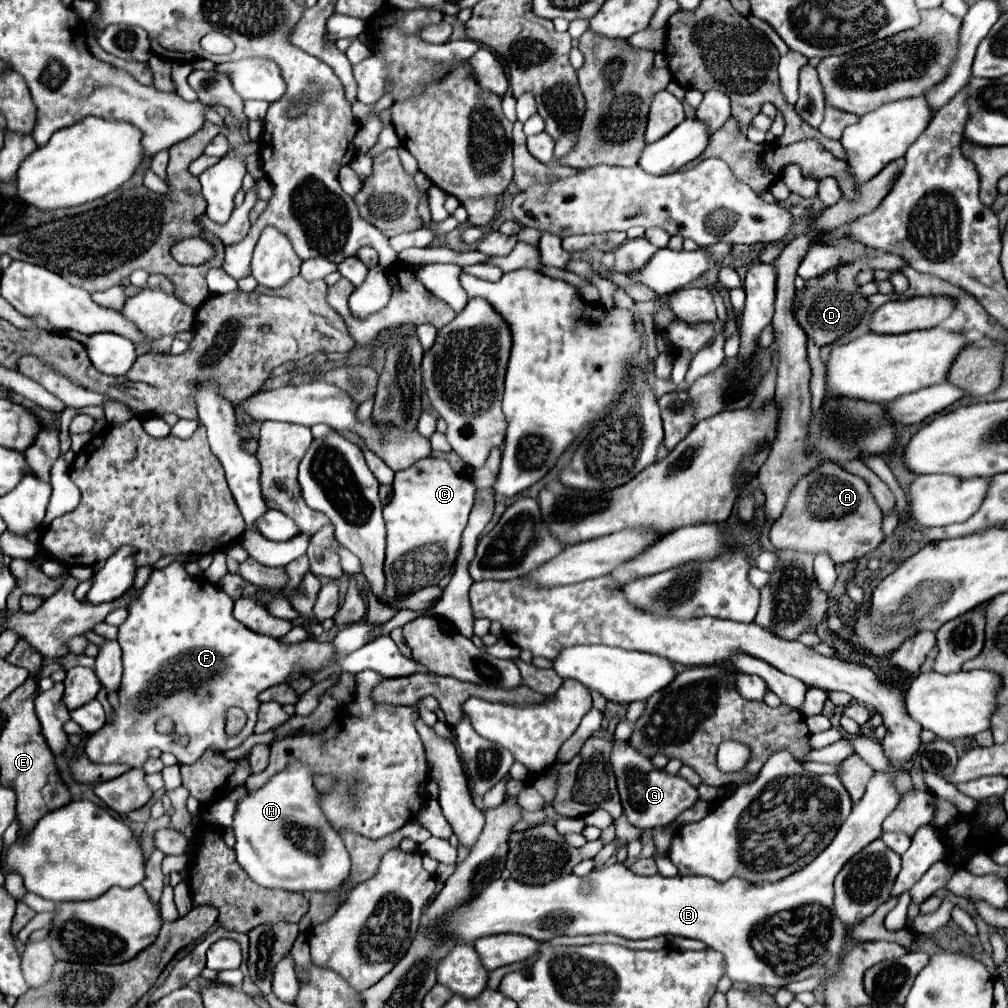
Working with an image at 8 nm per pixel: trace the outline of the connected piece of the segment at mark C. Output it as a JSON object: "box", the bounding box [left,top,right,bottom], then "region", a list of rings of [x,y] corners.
{"box":[384,457,476,599],"region":[[[426,457],[398,471],[394,497],[384,505],[386,519],[386,597],[402,599],[418,589],[438,585],[452,569],[462,531],[474,505],[476,487],[464,475],[454,473],[446,459]]]}

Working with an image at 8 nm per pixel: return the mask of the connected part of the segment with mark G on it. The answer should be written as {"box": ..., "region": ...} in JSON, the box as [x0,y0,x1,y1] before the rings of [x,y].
{"box":[610,741,698,829],"region":[[[614,741],[610,763],[616,775],[618,793],[622,799],[628,821],[638,829],[654,829],[672,823],[684,809],[698,801],[698,791],[686,779],[668,775],[664,769],[656,769],[652,759],[630,745],[630,741]]]}

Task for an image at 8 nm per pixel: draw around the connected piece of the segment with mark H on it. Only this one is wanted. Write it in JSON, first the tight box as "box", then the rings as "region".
{"box":[232,759,350,891],"region":[[[294,759],[286,765],[284,771],[274,775],[266,785],[256,791],[248,791],[236,805],[232,831],[236,837],[236,855],[242,869],[262,887],[268,889],[286,889],[286,891],[332,891],[348,877],[350,857],[344,847],[342,837],[332,829],[324,817],[318,801],[318,791],[312,783],[312,769]]]}

